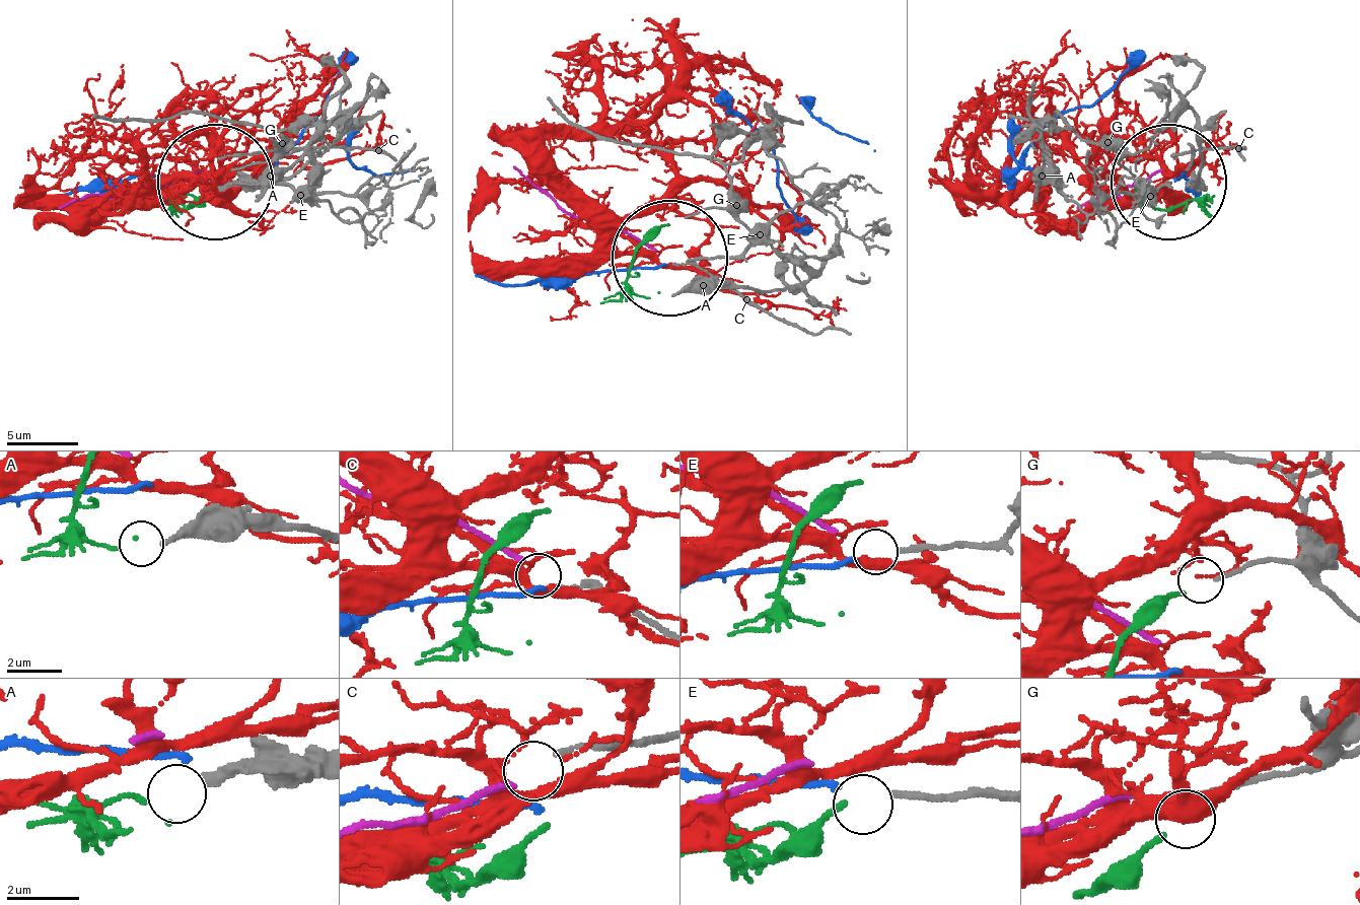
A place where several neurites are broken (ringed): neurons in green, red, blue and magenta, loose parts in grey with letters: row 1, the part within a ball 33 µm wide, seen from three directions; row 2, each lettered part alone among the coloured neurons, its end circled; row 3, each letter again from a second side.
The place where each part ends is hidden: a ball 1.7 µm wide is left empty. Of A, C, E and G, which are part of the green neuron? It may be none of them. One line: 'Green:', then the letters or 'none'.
Green: G

